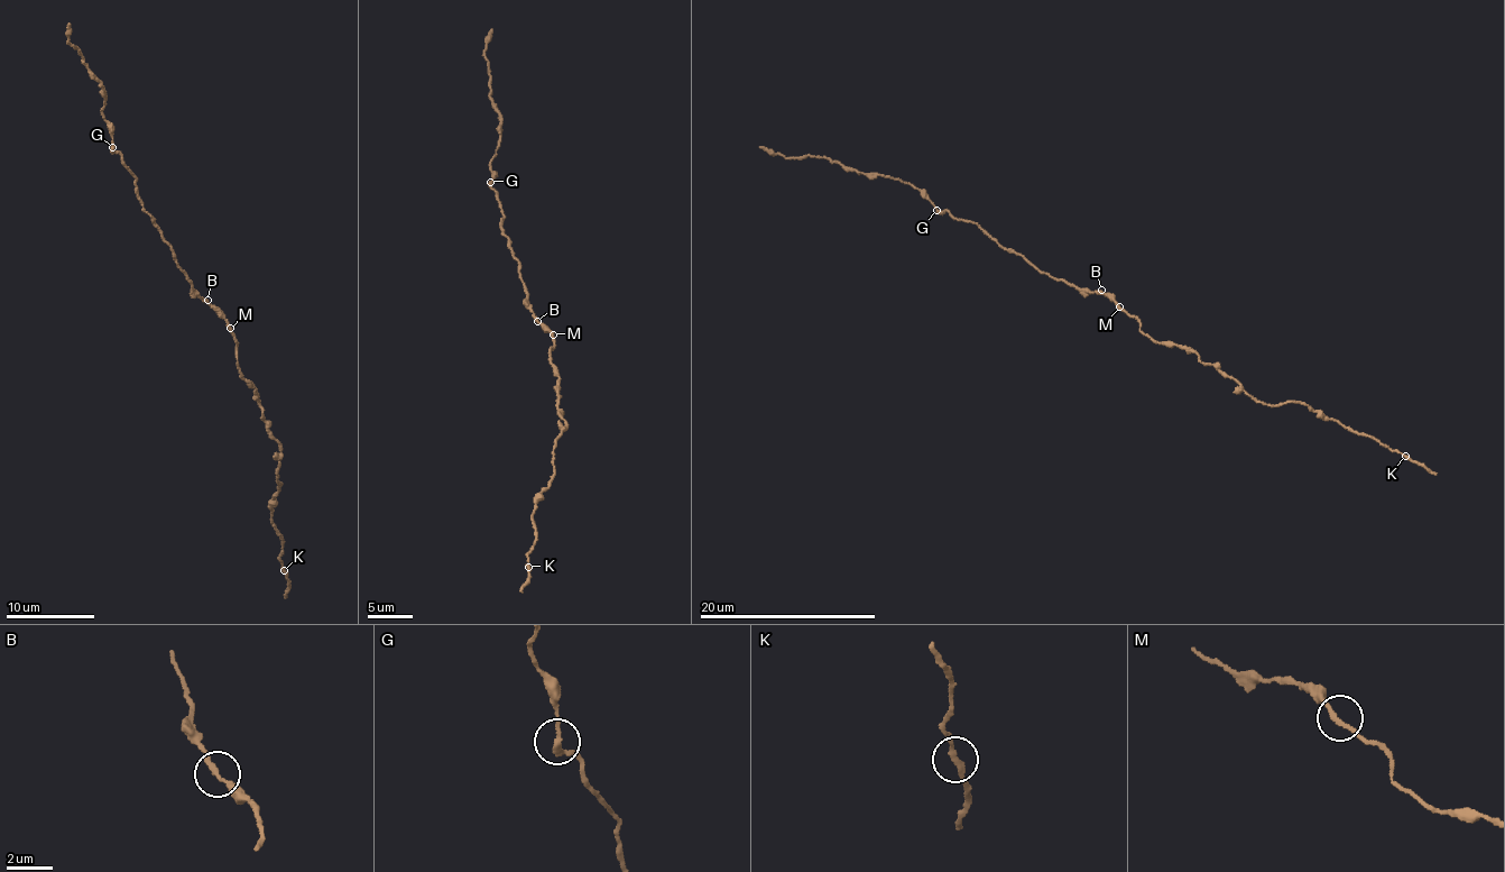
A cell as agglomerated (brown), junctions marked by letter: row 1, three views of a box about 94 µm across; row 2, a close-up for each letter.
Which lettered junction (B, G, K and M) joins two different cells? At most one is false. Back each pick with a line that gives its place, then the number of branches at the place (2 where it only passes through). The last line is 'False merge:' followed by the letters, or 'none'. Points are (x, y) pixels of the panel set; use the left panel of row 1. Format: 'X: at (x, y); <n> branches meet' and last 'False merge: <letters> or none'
G: at (112, 147); 2 branches meet
False merge: G

